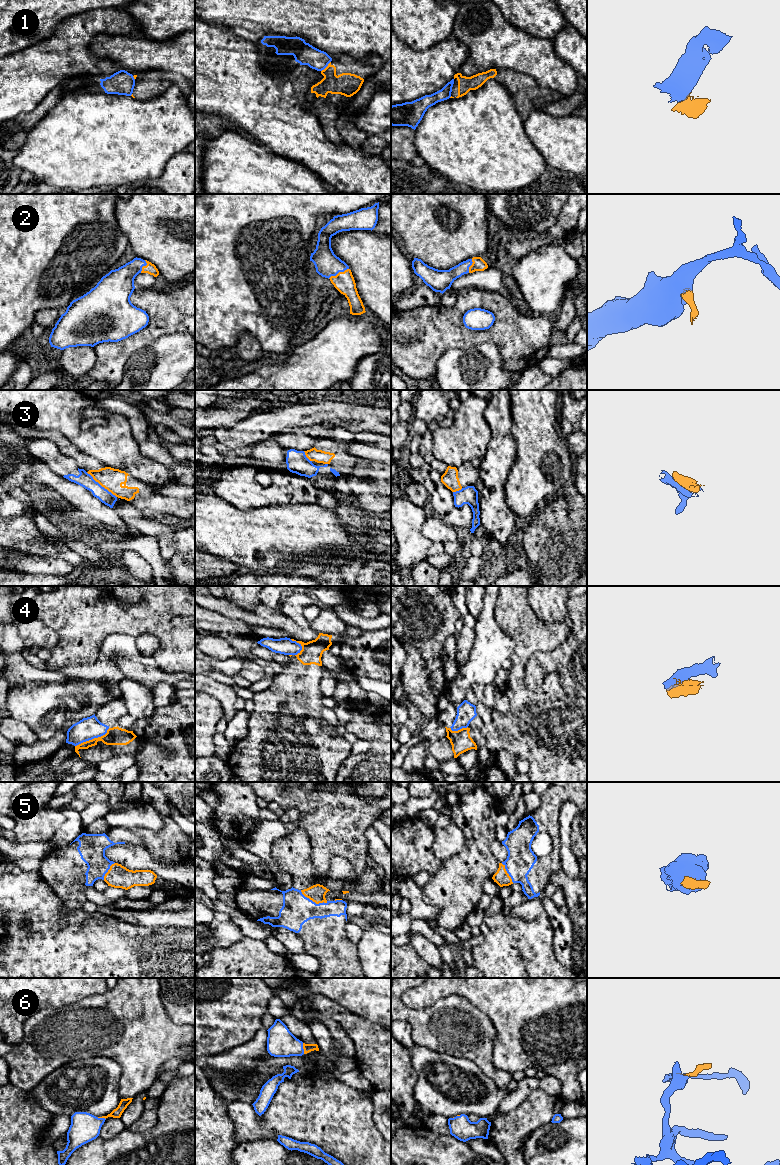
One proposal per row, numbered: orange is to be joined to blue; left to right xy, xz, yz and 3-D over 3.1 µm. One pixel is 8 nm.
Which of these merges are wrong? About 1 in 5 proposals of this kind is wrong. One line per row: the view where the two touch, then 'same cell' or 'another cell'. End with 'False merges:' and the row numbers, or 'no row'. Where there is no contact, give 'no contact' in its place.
1: xz | another cell
2: xz | same cell
3: xy | another cell
4: xy | another cell
5: xz | same cell
6: xz | same cell
False merges: 1, 3, 4

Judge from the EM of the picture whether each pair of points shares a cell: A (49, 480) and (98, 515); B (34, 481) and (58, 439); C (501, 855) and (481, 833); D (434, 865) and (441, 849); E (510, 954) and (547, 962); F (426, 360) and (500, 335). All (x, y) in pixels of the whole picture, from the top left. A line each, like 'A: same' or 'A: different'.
A: same
B: different
C: different
D: different
E: same
F: same

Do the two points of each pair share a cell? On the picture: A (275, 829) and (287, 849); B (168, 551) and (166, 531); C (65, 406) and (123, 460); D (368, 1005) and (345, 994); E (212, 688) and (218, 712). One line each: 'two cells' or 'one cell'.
A: two cells
B: one cell
C: one cell
D: one cell
E: two cells

